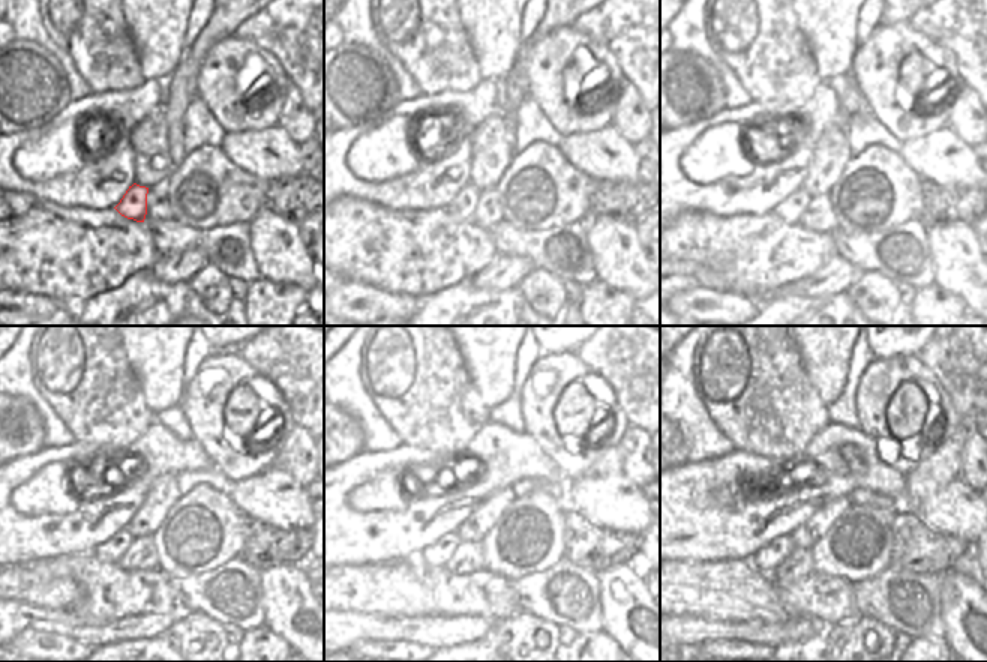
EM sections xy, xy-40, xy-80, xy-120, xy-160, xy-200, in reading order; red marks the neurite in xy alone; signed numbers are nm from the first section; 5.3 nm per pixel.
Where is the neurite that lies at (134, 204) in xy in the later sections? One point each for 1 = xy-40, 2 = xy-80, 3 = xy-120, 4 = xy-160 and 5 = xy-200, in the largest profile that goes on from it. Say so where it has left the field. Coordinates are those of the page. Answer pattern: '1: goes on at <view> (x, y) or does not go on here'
1: goes on at xy-40 (462, 207)
2: goes on at xy-80 (789, 210)
3: goes on at xy-120 (111, 550)
4: goes on at xy-160 (435, 556)
5: goes on at xy-200 (771, 554)

